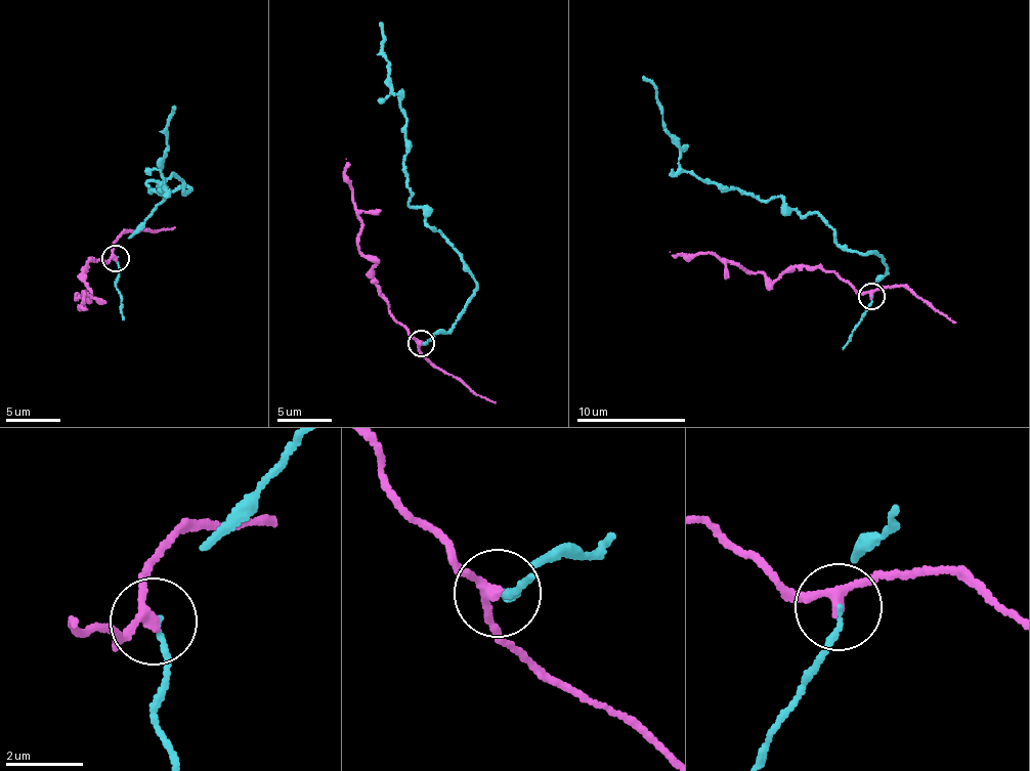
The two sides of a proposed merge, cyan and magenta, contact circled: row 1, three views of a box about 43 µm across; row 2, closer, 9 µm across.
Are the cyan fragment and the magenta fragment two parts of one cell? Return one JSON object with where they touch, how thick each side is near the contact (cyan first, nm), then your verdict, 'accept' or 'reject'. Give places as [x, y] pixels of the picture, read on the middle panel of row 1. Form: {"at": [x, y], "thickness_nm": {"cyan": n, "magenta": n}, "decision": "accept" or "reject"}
{"at": [421, 343], "thickness_nm": {"cyan": 130, "magenta": 200}, "decision": "reject"}

